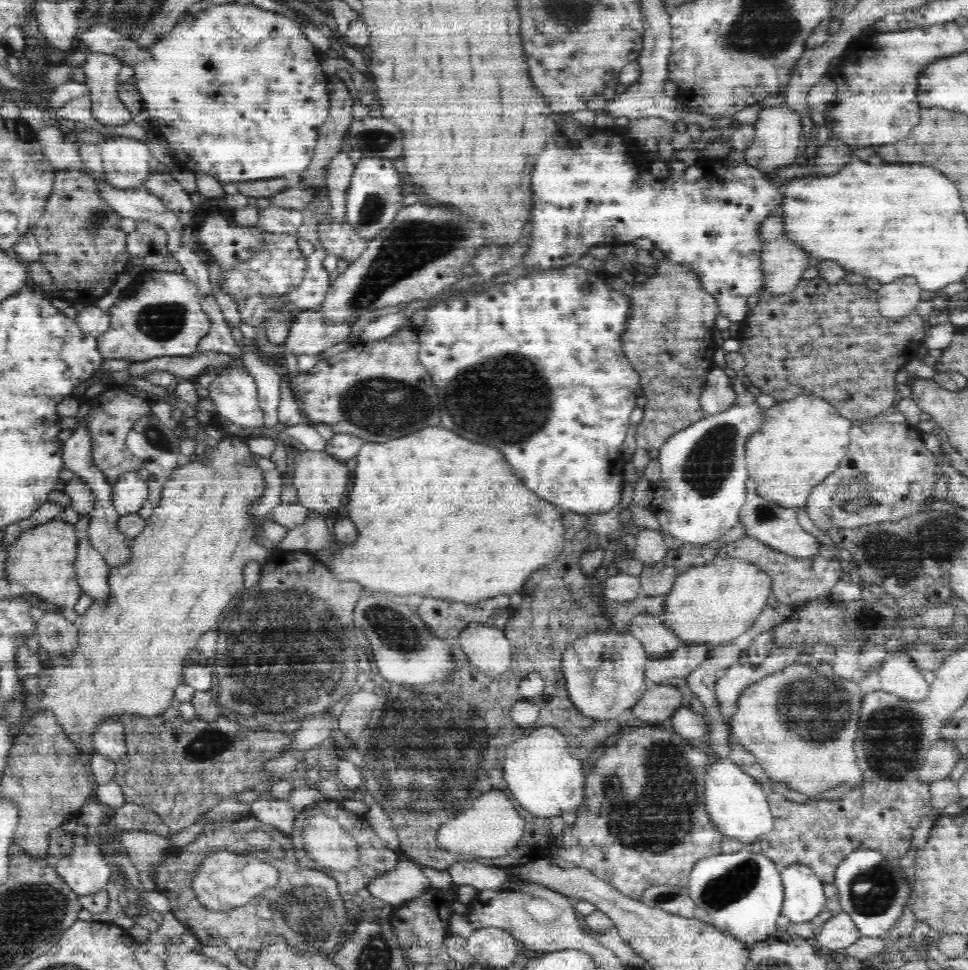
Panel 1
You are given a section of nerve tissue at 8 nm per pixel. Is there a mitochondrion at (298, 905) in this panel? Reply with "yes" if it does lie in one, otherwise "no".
yes

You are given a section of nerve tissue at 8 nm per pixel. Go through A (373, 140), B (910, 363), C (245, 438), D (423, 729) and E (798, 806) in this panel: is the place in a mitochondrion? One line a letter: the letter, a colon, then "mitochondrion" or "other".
A: mitochondrion
B: other
C: other
D: mitochondrion
E: other

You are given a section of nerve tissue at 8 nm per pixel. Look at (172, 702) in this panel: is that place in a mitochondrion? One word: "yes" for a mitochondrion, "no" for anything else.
no

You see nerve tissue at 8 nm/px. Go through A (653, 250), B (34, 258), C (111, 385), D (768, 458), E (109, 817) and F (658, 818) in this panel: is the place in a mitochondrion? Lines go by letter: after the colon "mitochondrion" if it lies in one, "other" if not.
A: other
B: other
C: other
D: other
E: other
F: mitochondrion

